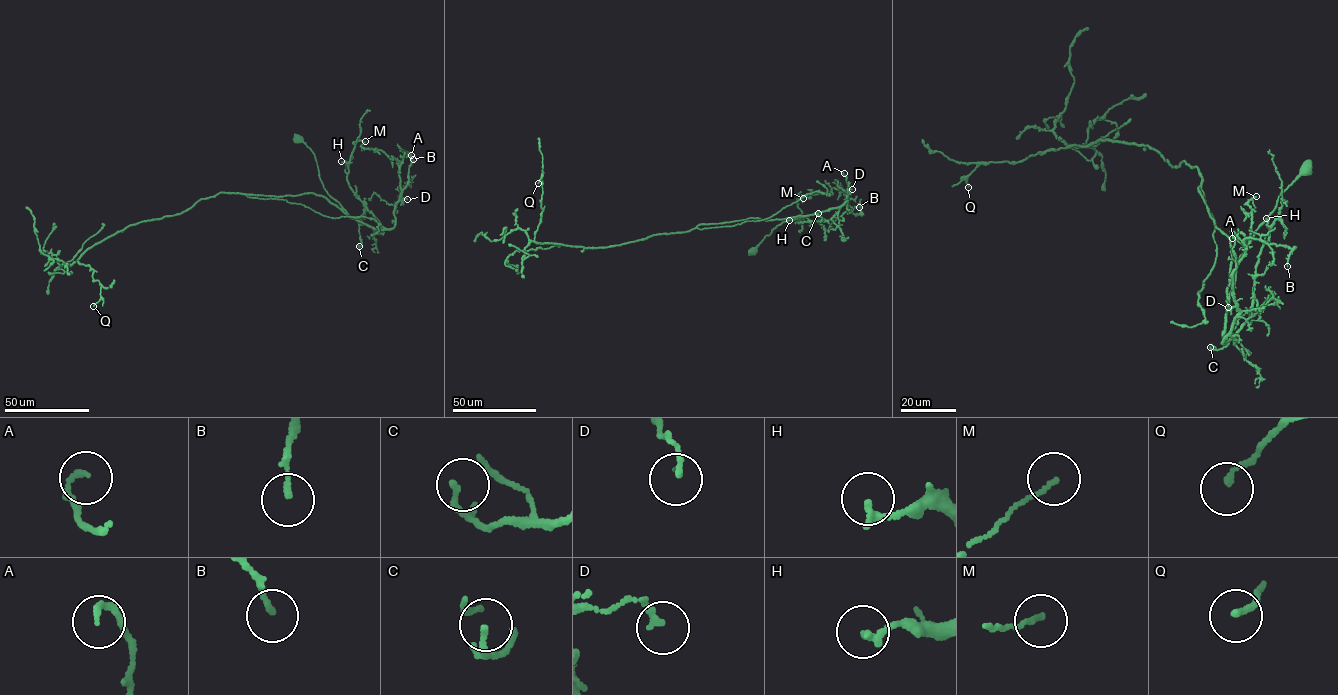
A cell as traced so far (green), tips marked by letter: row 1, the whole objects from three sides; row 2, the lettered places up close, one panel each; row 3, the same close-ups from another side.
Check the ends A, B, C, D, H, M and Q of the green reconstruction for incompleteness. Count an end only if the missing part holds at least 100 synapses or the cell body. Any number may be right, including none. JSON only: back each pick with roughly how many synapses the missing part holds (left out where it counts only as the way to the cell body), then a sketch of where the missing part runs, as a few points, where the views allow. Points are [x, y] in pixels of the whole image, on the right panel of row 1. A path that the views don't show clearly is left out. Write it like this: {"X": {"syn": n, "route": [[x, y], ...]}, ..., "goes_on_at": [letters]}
{"goes_on_at": []}

